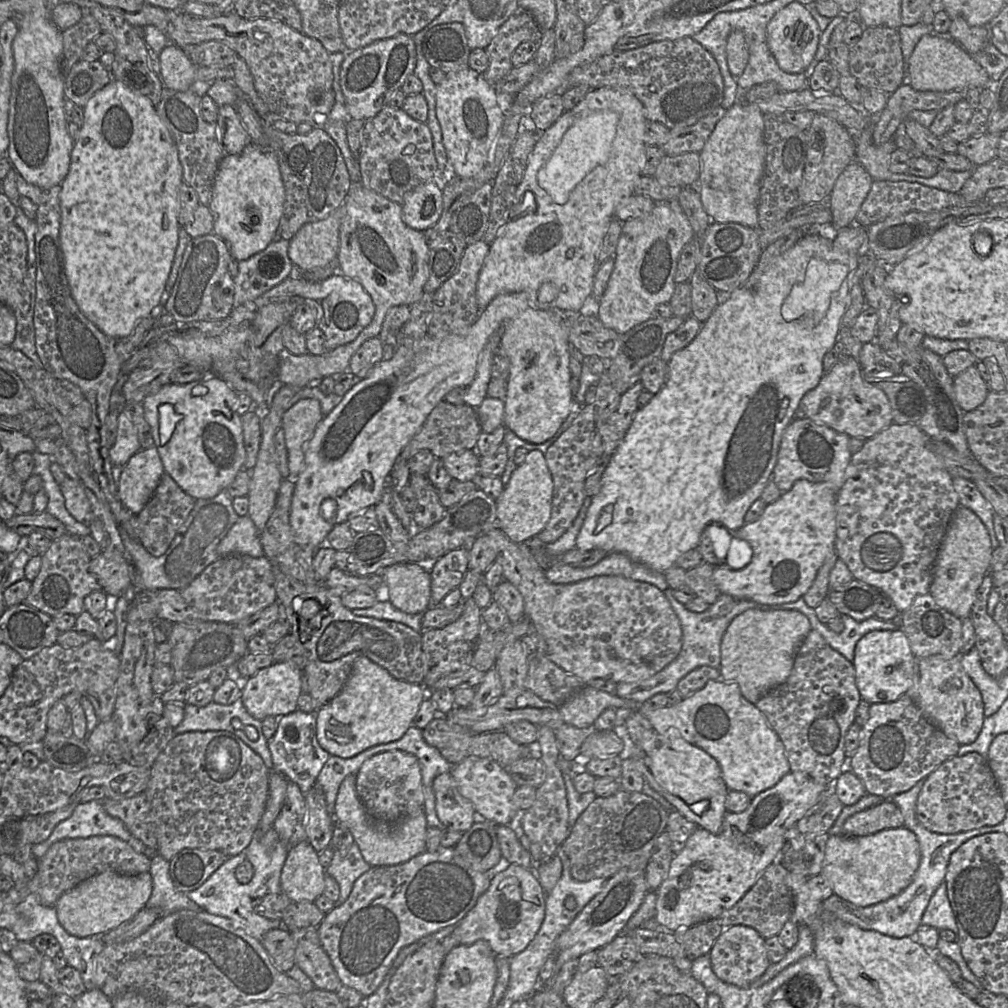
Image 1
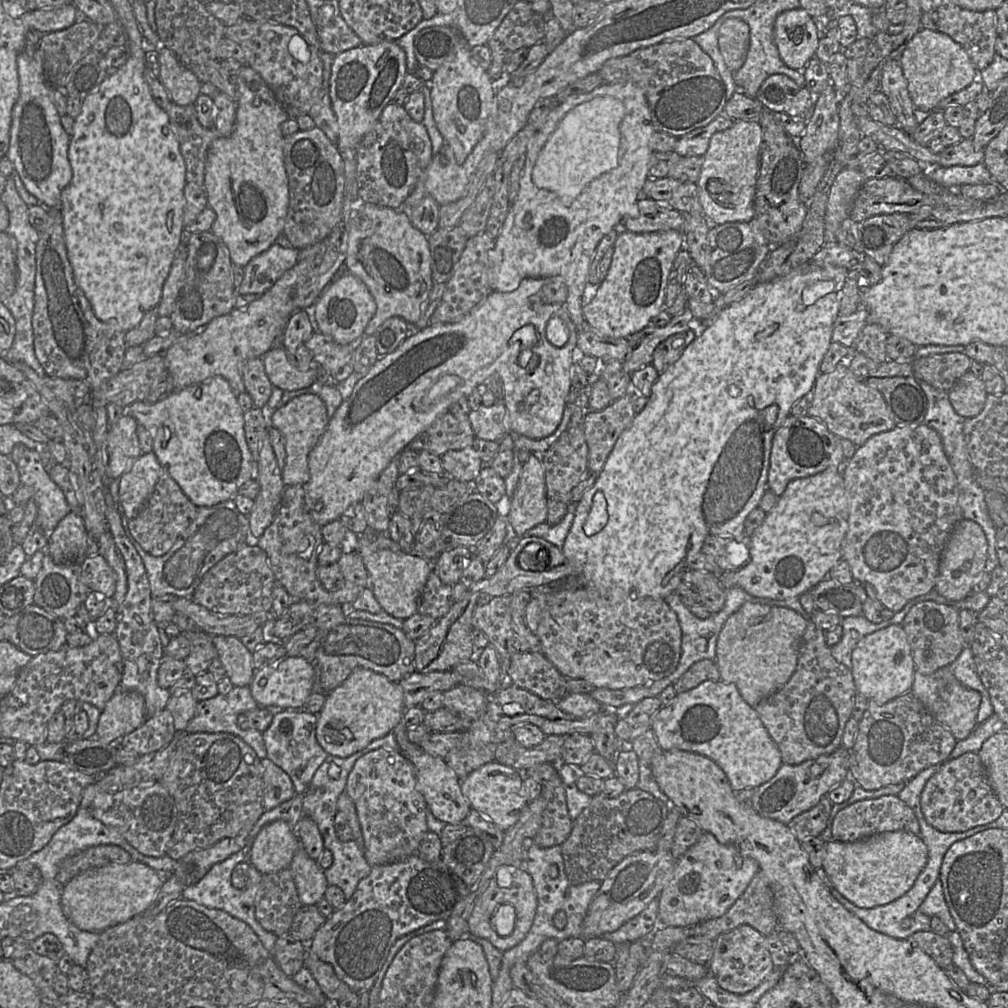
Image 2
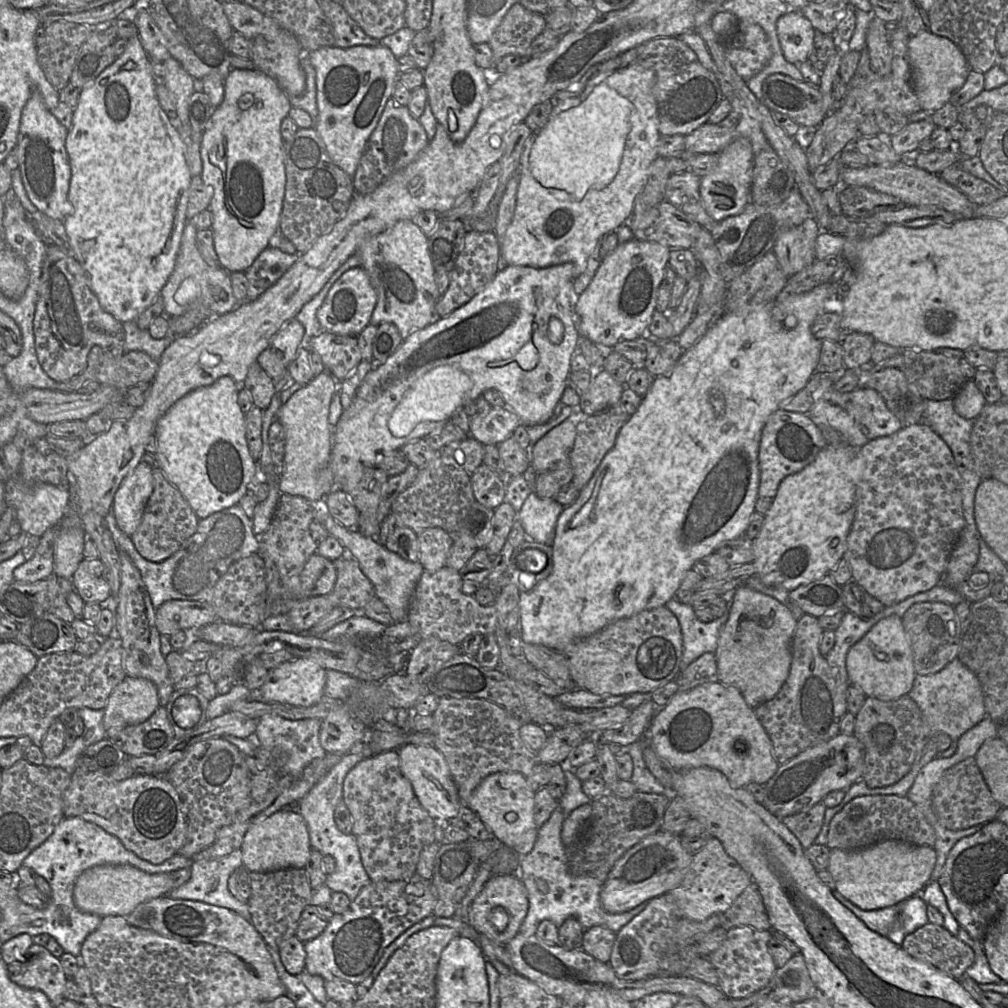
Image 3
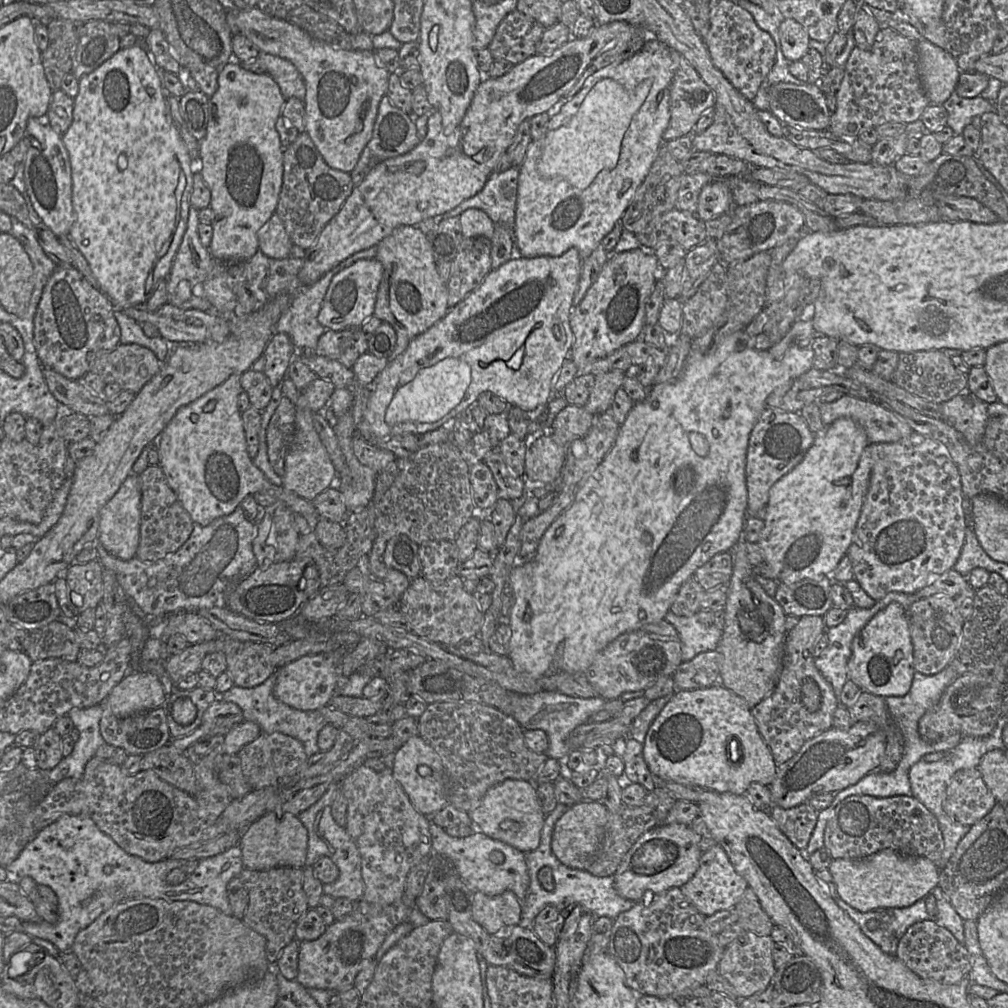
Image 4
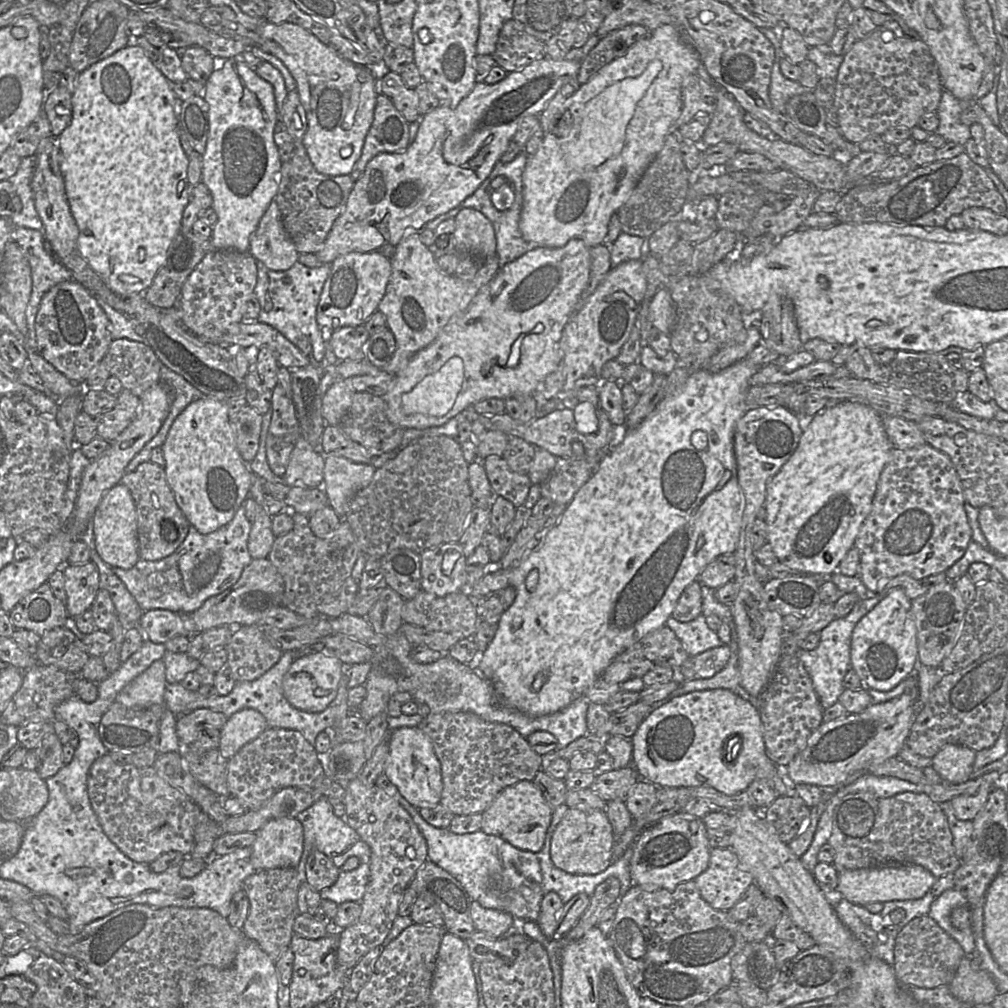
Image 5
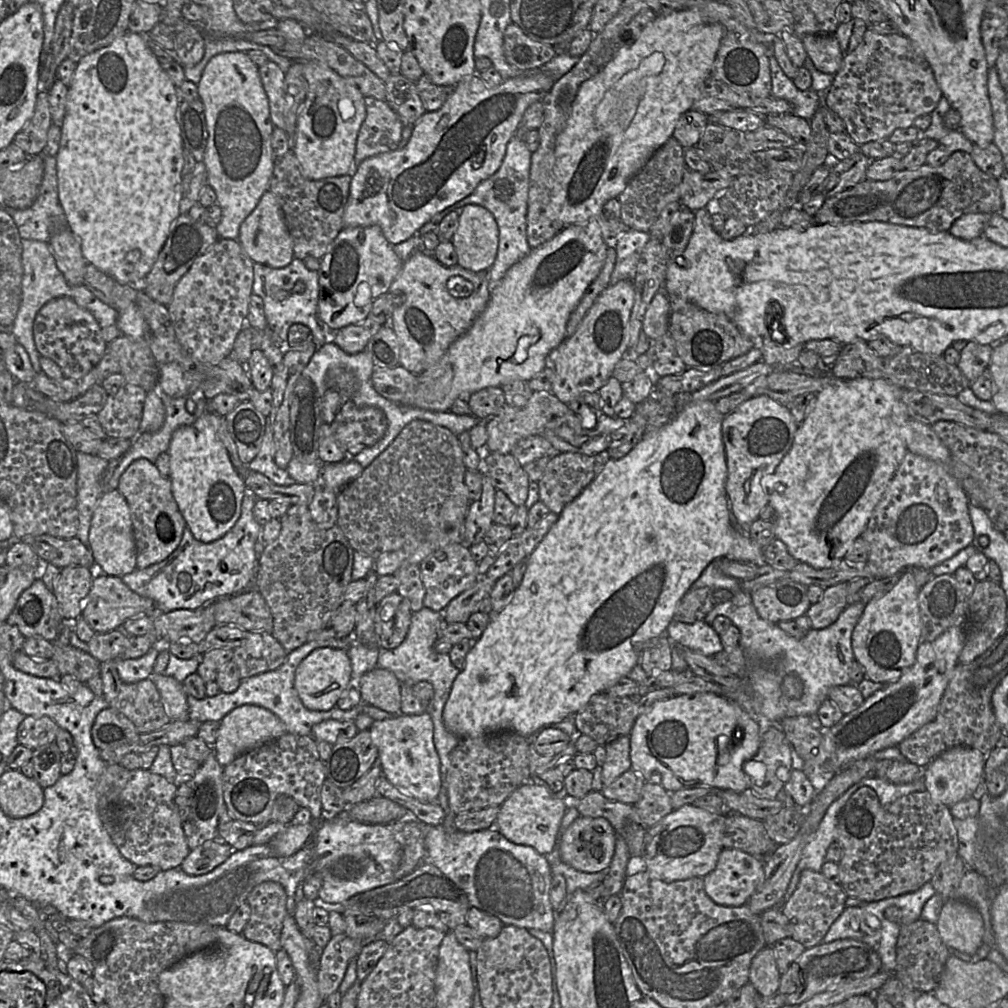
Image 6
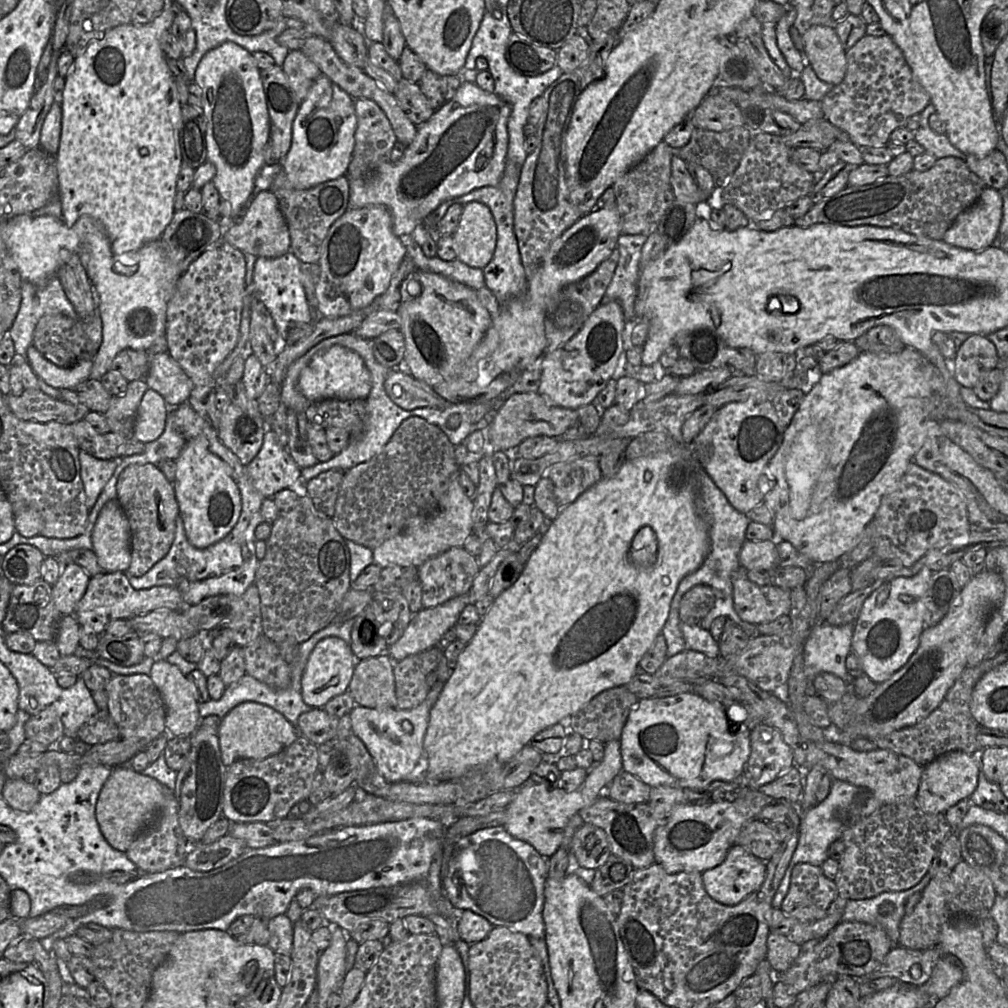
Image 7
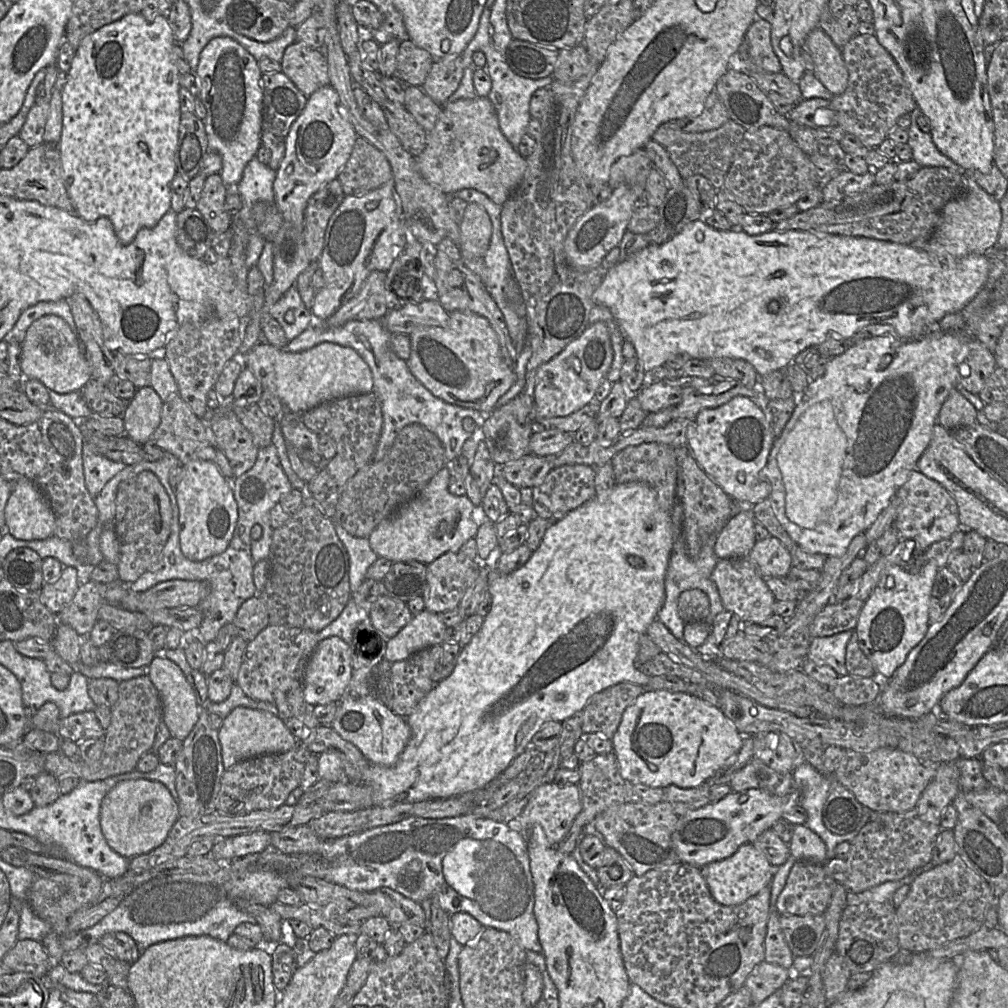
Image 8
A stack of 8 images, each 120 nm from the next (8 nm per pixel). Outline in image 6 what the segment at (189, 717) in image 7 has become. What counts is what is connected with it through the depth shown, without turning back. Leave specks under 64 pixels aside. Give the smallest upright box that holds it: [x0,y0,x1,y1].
[149,673,189,721]

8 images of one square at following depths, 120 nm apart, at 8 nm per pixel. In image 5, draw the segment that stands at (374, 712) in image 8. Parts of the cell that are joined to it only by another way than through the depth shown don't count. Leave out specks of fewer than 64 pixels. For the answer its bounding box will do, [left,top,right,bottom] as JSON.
[384,727,443,808]

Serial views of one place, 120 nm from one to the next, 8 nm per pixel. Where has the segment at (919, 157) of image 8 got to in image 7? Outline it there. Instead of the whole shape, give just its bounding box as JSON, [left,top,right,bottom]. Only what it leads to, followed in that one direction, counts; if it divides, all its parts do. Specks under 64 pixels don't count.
[914,104,966,161]

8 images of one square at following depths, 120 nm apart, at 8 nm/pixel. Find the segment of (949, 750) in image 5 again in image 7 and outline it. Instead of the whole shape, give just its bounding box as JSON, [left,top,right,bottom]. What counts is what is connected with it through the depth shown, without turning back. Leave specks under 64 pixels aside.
[917,751,980,813]

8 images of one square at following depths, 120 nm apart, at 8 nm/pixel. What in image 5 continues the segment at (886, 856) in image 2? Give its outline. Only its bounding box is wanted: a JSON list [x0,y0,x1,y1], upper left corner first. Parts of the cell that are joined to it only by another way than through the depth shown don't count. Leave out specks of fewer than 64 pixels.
[836,864,936,907]

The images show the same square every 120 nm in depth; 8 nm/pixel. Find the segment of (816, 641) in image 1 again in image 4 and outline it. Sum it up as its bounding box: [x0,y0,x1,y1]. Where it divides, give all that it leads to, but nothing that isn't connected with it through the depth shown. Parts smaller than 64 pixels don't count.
[751,616,840,768]

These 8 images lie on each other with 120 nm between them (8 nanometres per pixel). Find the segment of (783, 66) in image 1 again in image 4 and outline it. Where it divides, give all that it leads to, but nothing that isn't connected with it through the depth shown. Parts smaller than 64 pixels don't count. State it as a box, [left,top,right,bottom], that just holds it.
[779,19,810,62]

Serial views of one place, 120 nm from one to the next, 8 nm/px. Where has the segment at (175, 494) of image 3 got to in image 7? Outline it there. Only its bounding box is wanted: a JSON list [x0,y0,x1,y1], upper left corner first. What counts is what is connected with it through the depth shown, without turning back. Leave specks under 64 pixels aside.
[116,463,179,577]

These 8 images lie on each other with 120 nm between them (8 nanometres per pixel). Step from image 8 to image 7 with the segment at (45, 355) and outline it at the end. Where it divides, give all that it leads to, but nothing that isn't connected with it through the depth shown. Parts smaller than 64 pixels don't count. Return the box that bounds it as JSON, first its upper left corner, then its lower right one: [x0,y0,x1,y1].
[26,344,93,389]

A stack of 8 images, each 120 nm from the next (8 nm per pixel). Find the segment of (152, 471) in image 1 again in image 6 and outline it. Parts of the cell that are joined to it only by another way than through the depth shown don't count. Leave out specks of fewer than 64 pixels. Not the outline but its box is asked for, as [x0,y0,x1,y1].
[89,490,136,577]

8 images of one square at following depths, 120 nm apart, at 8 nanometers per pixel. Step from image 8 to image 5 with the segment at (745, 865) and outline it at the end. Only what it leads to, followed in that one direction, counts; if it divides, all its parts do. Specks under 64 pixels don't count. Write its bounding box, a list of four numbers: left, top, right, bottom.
[694,848,754,911]

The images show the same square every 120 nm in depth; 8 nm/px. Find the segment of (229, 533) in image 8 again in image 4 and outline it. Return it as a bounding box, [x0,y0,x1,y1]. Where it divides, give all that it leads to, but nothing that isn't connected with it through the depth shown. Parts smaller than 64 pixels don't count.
[158,374,321,531]

